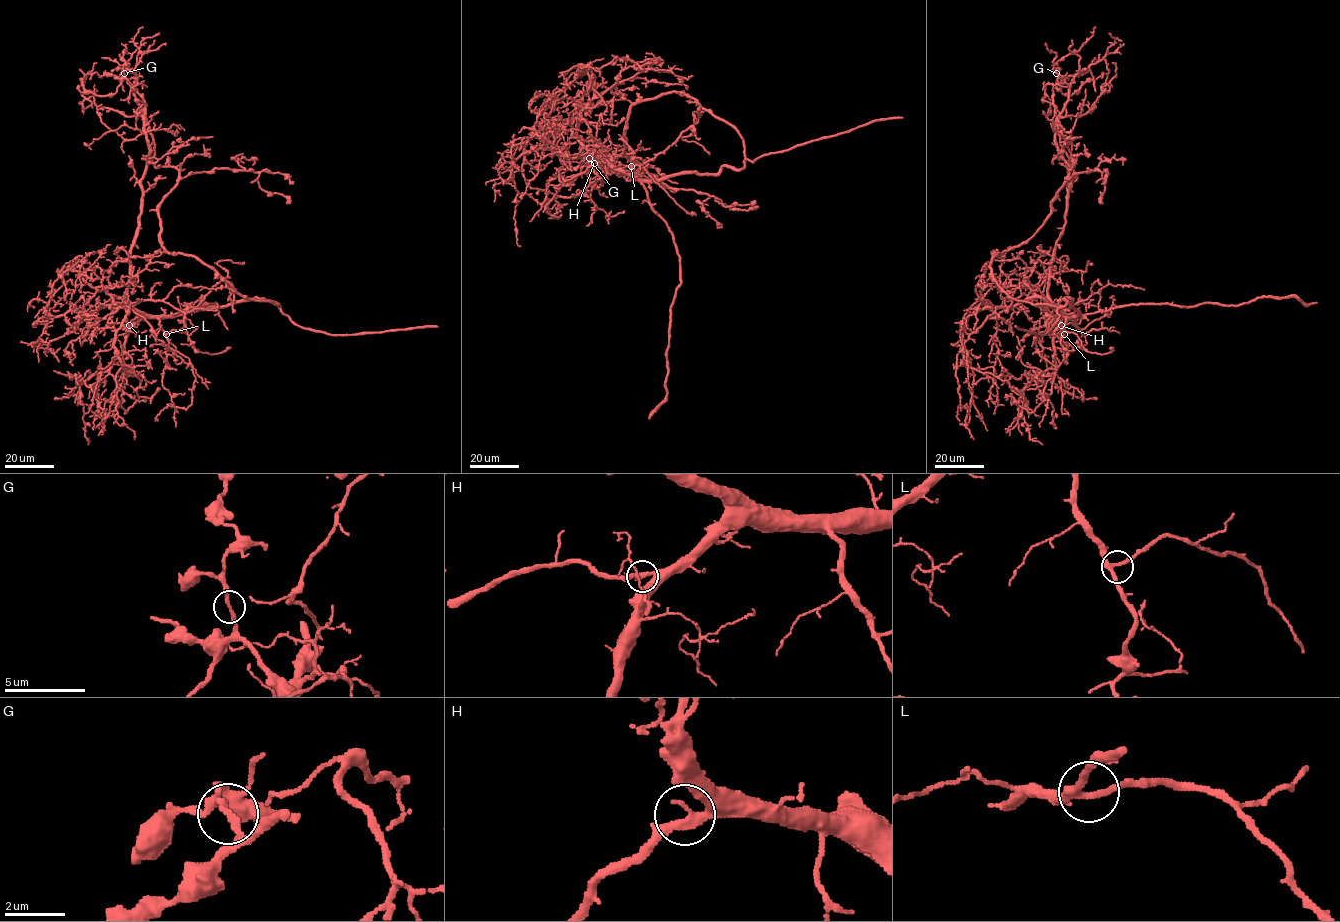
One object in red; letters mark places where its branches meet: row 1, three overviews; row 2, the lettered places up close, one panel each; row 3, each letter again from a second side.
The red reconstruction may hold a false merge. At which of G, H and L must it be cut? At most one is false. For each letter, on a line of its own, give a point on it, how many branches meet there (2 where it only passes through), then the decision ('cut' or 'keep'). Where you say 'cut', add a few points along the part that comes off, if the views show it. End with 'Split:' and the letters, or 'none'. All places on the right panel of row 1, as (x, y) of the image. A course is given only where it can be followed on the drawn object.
G: (1056, 73) | 2 | keep
H: (1061, 325) | 2 | keep
L: (1064, 334) | 3 | keep
Split: none

